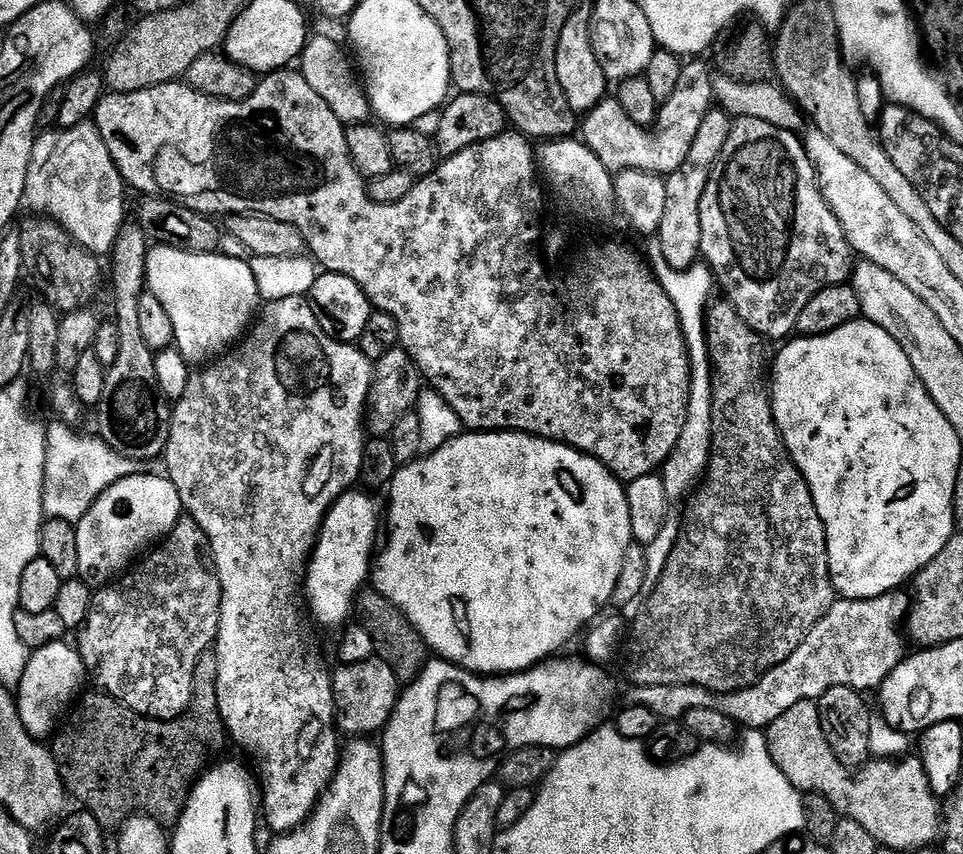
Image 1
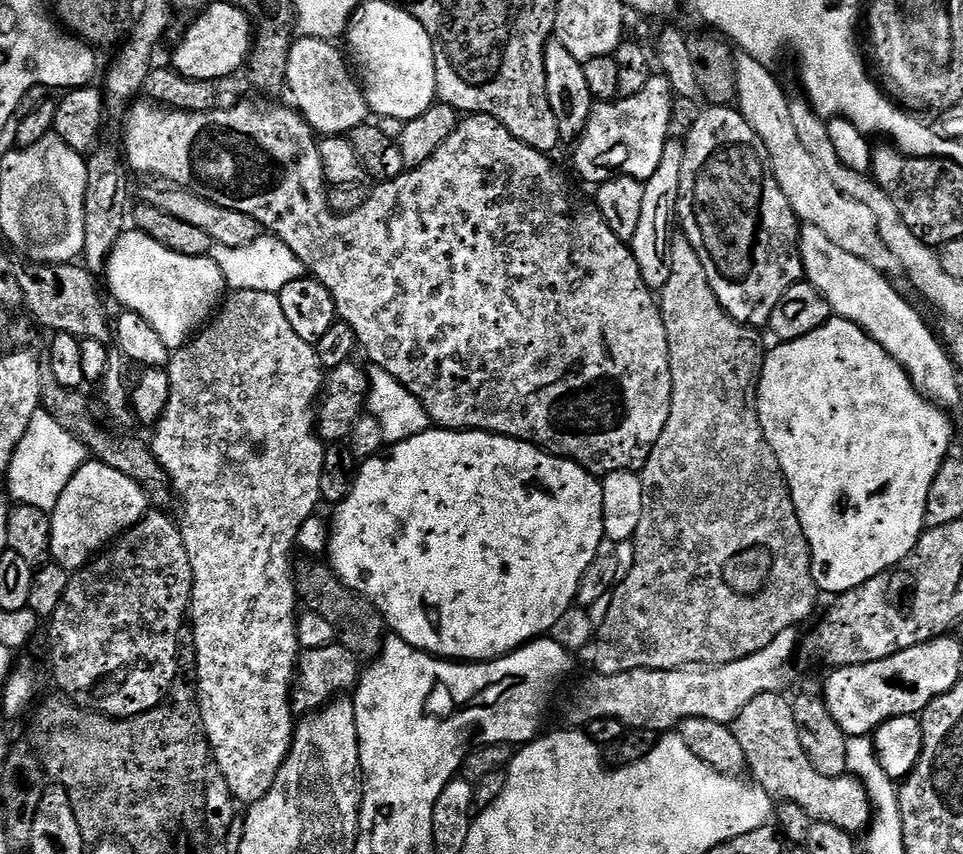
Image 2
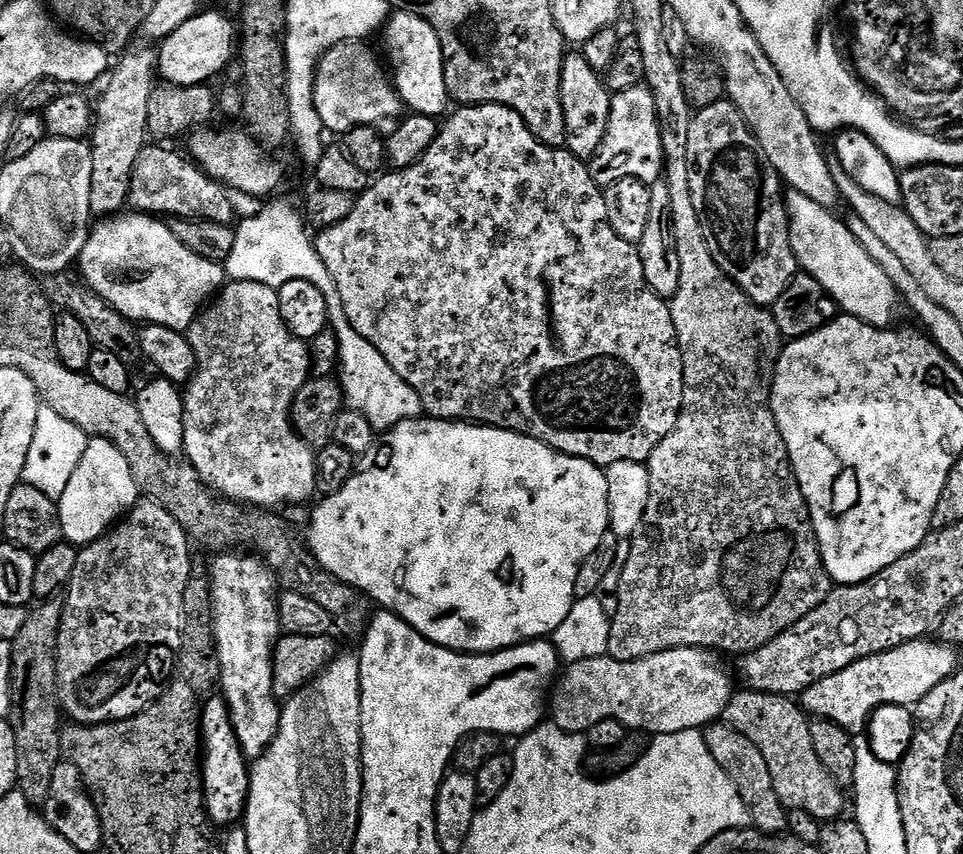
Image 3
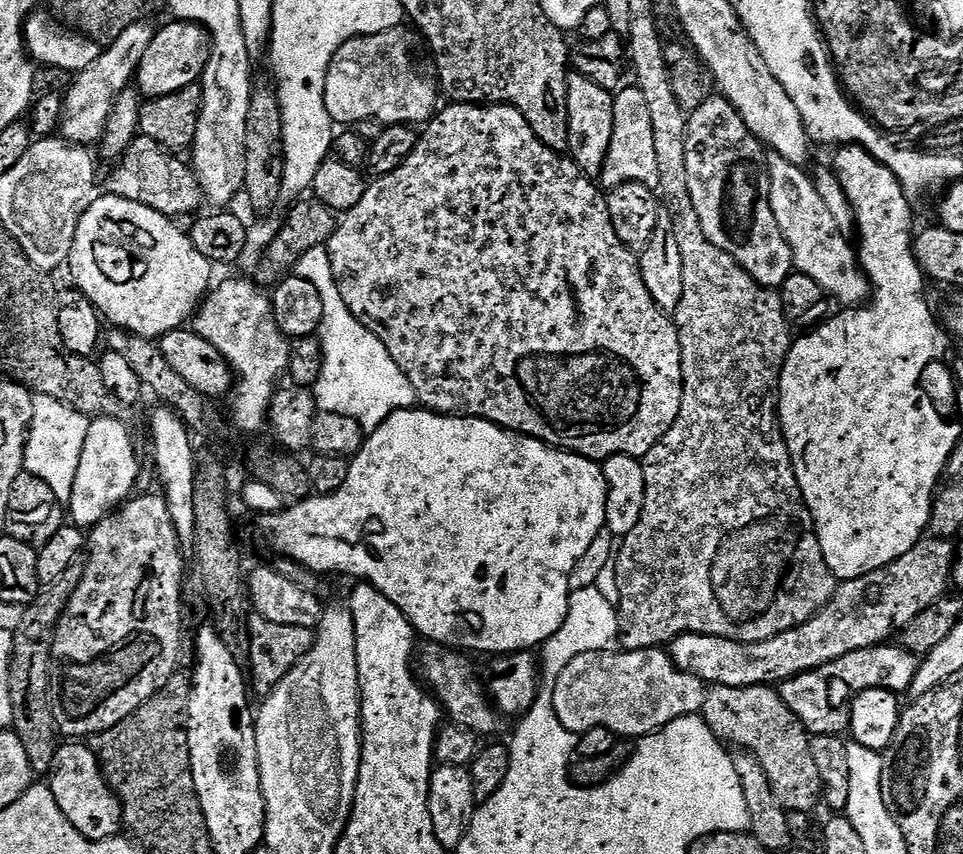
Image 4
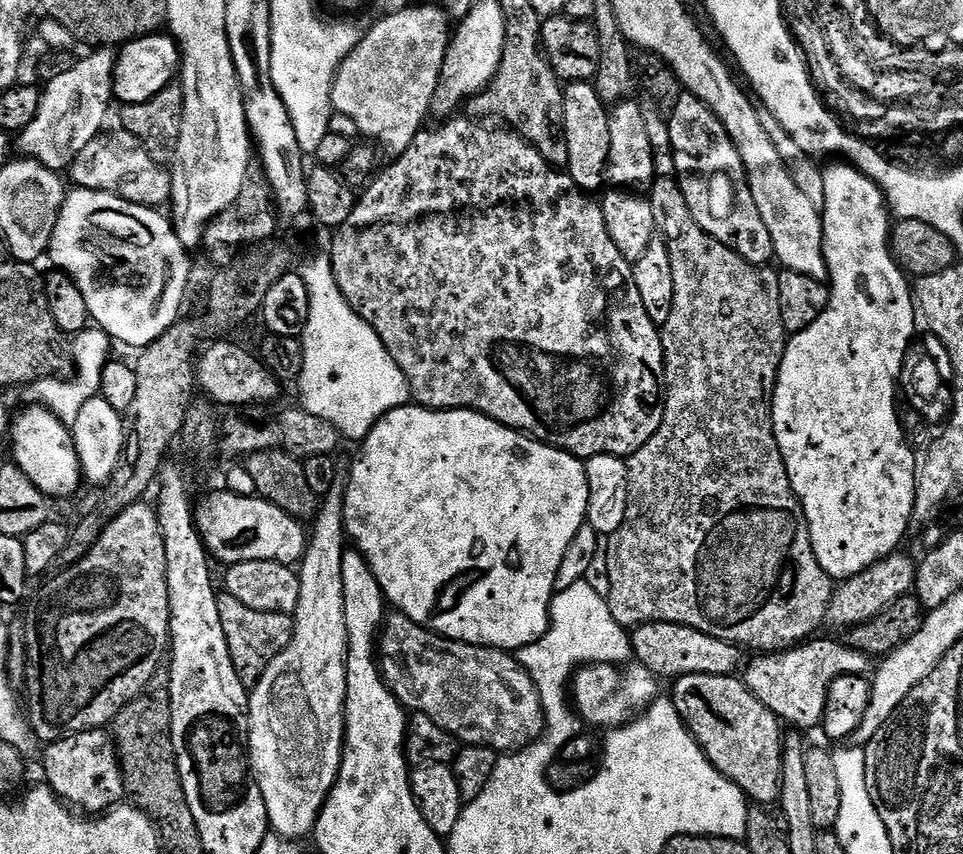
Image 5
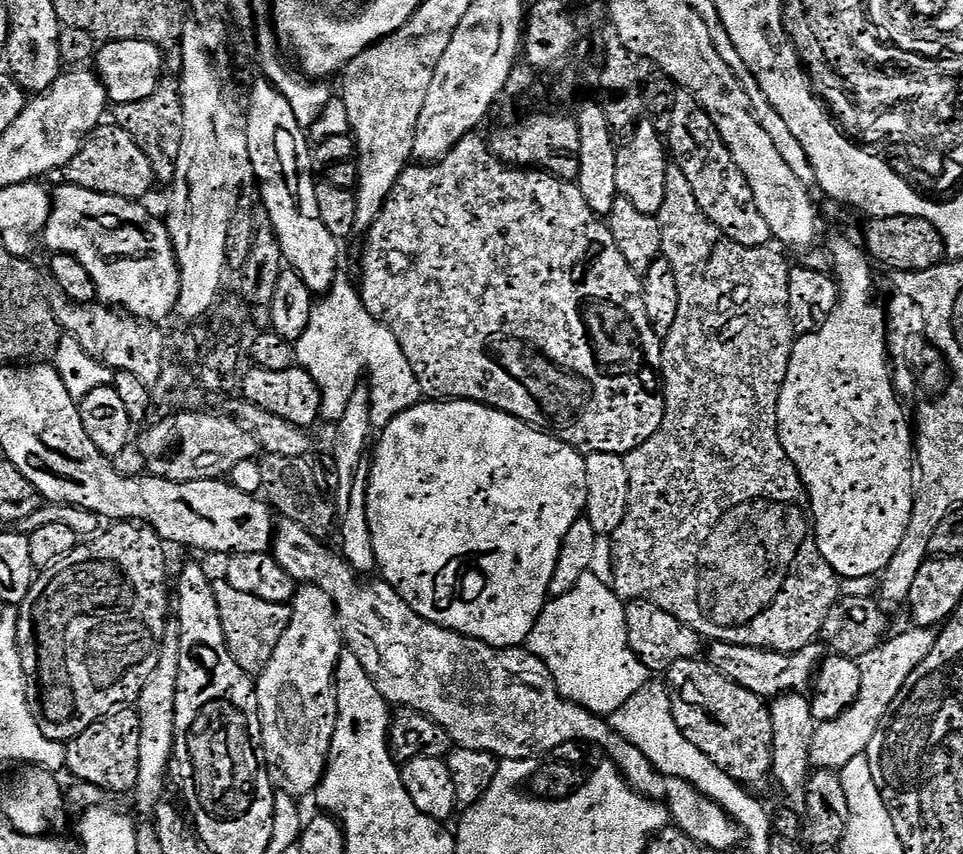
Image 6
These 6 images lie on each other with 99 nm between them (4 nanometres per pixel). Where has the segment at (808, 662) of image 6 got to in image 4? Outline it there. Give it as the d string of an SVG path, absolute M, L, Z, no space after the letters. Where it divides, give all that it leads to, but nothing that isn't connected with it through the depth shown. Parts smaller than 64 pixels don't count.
M892 646L854 650L829 664L798 674L779 685L778 695L805 732L816 738L832 738L835 732L844 732L849 727L849 708L853 697L860 692L884 688L900 694L909 689L916 674L917 657L899 646L888 647Z

